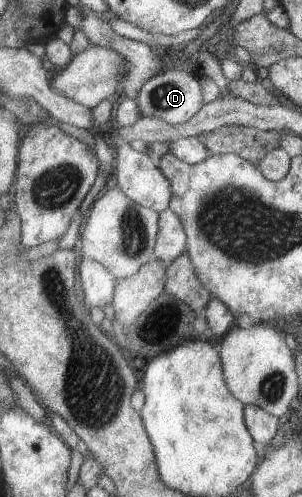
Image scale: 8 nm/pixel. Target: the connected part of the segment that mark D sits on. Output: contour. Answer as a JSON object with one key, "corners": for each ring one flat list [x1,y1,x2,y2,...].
{"corners":[[178,68,162,71,146,81,136,99,141,110,141,116,158,117,173,125,187,123,205,105,202,84,200,84,200,72,196,69,187,71]]}

